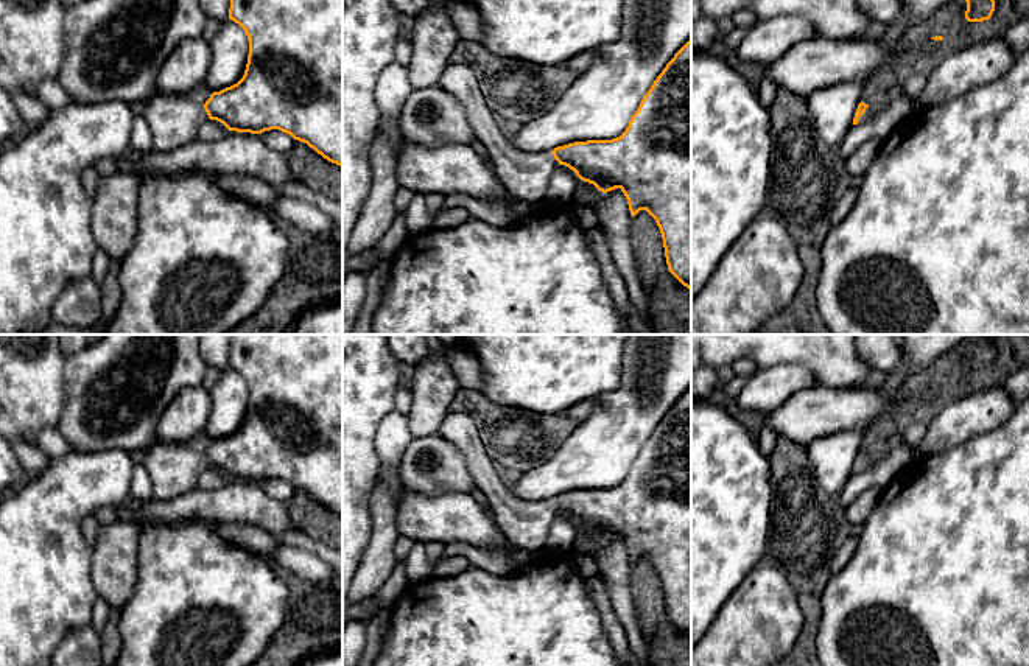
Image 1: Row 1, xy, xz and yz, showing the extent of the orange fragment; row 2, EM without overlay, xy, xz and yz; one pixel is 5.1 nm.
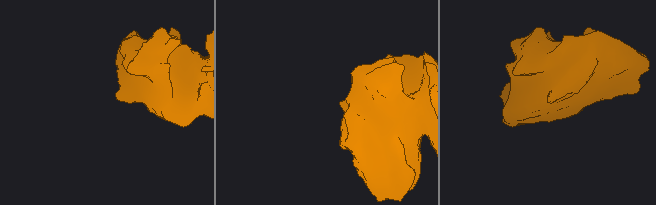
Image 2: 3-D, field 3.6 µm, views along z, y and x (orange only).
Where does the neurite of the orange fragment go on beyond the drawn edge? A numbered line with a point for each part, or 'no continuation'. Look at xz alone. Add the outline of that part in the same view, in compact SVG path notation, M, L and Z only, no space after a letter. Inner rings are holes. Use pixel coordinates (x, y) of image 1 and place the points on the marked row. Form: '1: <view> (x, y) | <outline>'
1: xz (525, 175) | M448 64L439 78L439 86L465 109L469 124L484 145L492 170L504 188L518 199L543 201L553 171L559 165L553 152L528 152L509 142L507 128L486 104L470 67Z

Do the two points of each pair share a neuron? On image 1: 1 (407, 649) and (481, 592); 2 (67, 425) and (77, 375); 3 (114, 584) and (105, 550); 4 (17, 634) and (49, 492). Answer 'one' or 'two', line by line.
1: one
2: one
3: one
4: one

